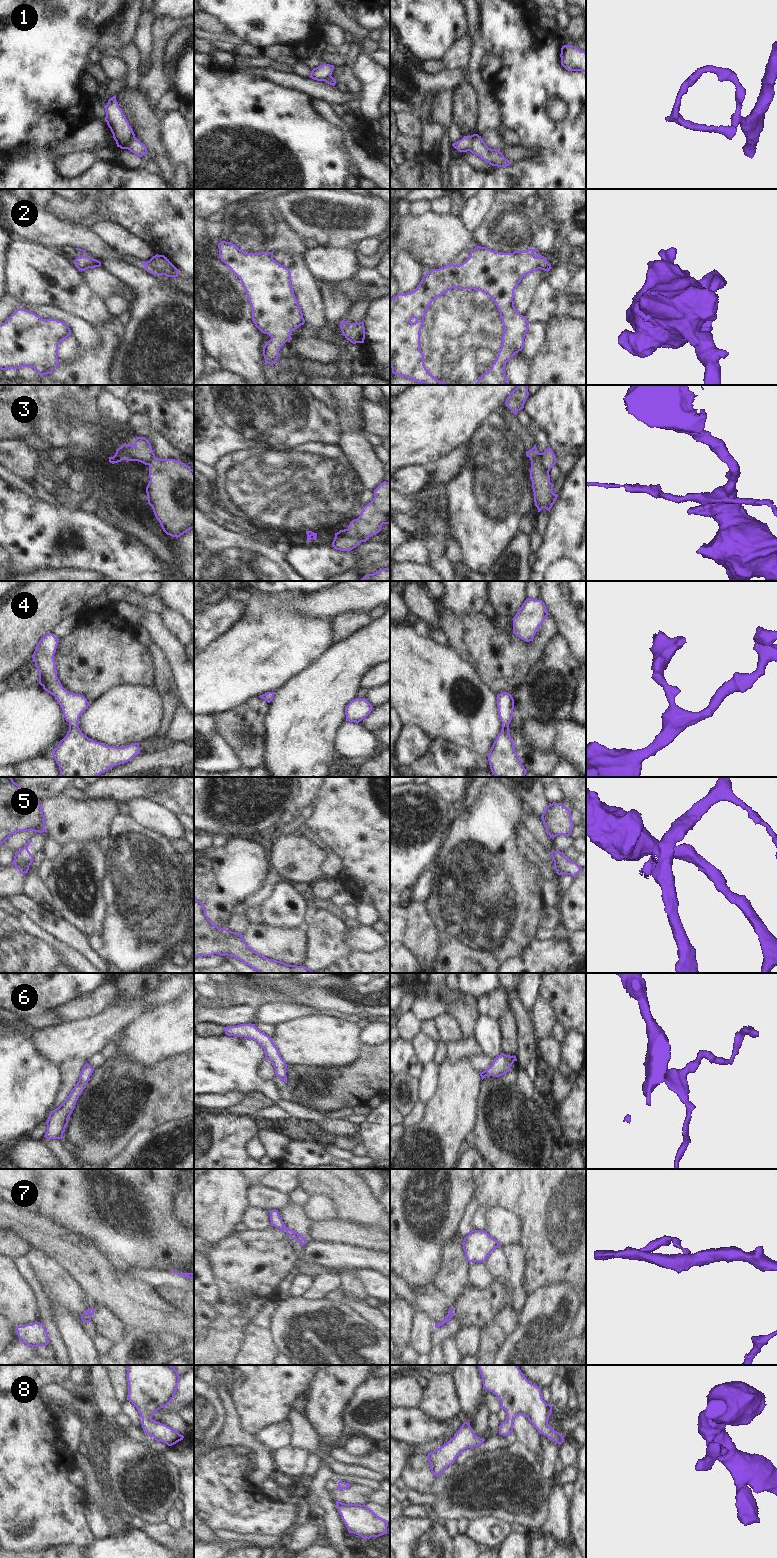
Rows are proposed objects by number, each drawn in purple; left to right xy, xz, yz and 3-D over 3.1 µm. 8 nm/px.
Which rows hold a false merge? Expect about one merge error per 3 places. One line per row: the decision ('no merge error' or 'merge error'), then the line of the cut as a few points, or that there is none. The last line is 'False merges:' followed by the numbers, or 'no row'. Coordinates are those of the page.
1: merge error; cut in yz along (477, 134), (468, 150)
2: no merge error; no cut
3: merge error; cut in yz along (529, 456), (534, 460), (538, 460), (548, 471)
4: no merge error; no cut
5: merge error; cut in xy along (44, 828), (39, 832)
6: no merge error; no cut
7: no merge error; no cut
8: no merge error; no cut
False merges: 1, 3, 5

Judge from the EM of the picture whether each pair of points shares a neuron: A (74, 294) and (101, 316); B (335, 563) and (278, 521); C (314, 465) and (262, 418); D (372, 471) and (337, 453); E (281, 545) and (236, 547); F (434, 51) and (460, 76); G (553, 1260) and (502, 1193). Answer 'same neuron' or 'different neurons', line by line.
A: same neuron
B: different neurons
C: different neurons
D: different neurons
E: different neurons
F: different neurons
G: same neuron

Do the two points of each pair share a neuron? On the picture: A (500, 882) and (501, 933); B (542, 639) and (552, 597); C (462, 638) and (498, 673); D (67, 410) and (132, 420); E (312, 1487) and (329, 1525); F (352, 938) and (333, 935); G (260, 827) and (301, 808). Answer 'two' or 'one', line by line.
A: one
B: two
C: one
D: one
E: one
F: two
G: two

